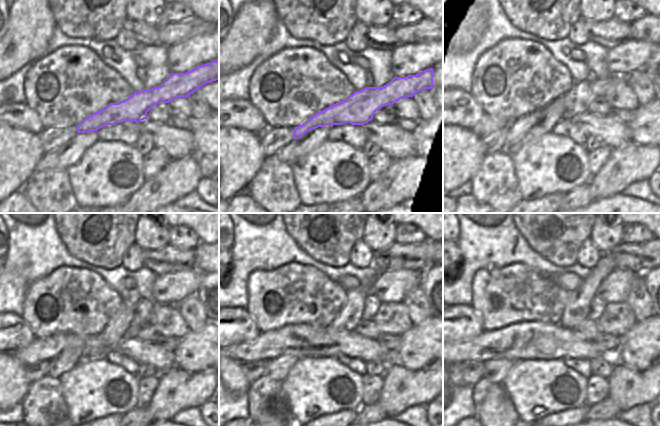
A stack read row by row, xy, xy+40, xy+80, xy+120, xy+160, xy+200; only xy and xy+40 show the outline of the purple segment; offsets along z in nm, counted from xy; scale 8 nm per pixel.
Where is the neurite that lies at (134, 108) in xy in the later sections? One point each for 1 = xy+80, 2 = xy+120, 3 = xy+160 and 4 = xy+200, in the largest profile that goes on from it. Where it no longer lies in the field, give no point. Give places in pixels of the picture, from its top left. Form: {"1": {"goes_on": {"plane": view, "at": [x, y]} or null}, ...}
{"1": {"goes_on": {"plane": "xy+80", "at": [577, 101]}}, "2": {"goes_on": {"plane": "xy+120", "at": [69, 357]}}, "3": {"goes_on": {"plane": "xy+160", "at": [277, 369]}}, "4": {"goes_on": {"plane": "xy+200", "at": [496, 370]}}}

